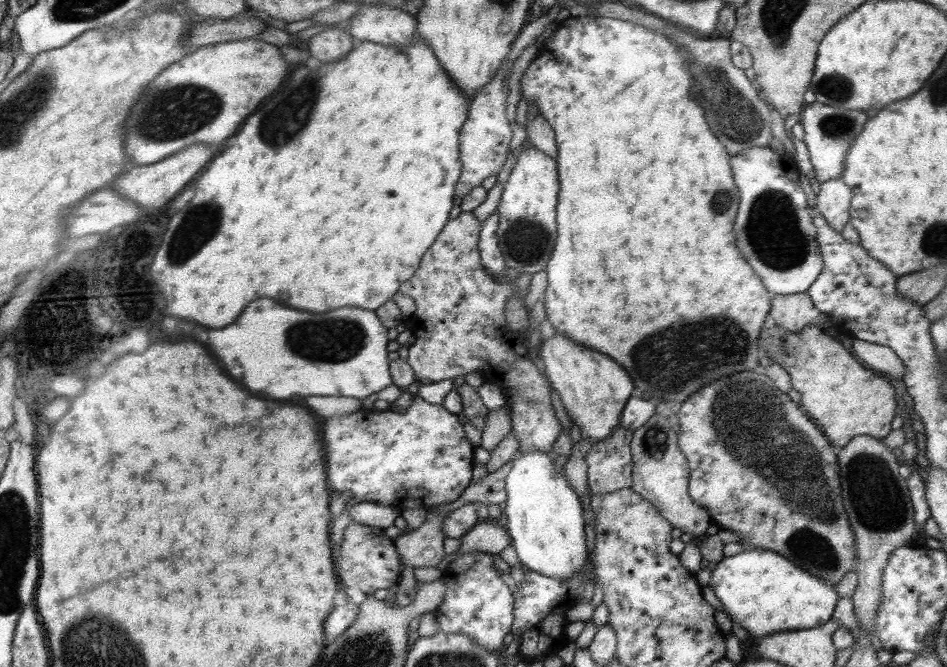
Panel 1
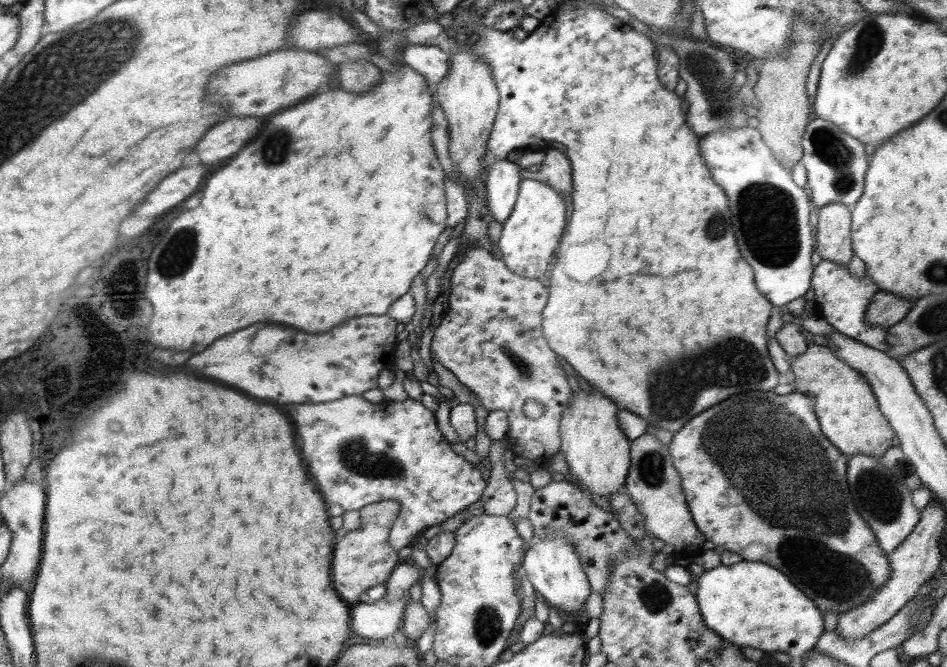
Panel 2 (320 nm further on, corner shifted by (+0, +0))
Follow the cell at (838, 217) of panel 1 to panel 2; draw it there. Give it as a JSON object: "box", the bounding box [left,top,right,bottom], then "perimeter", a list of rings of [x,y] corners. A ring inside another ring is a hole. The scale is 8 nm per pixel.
{"box":[815,202,853,264],"perimeter":[[[833,202],[818,209],[815,231],[816,244],[821,258],[838,264],[848,264],[853,257],[851,245],[851,208]]]}

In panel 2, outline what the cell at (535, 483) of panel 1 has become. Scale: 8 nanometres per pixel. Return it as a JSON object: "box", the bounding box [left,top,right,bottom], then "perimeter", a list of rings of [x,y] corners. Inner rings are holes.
{"box":[521,536,591,617],"perimeter":[[[562,536],[534,539],[524,553],[521,566],[534,591],[540,593],[549,606],[559,608],[565,616],[585,617],[584,604],[590,596],[591,587],[587,574],[582,569],[582,561],[576,553],[576,546],[562,539]]]}

